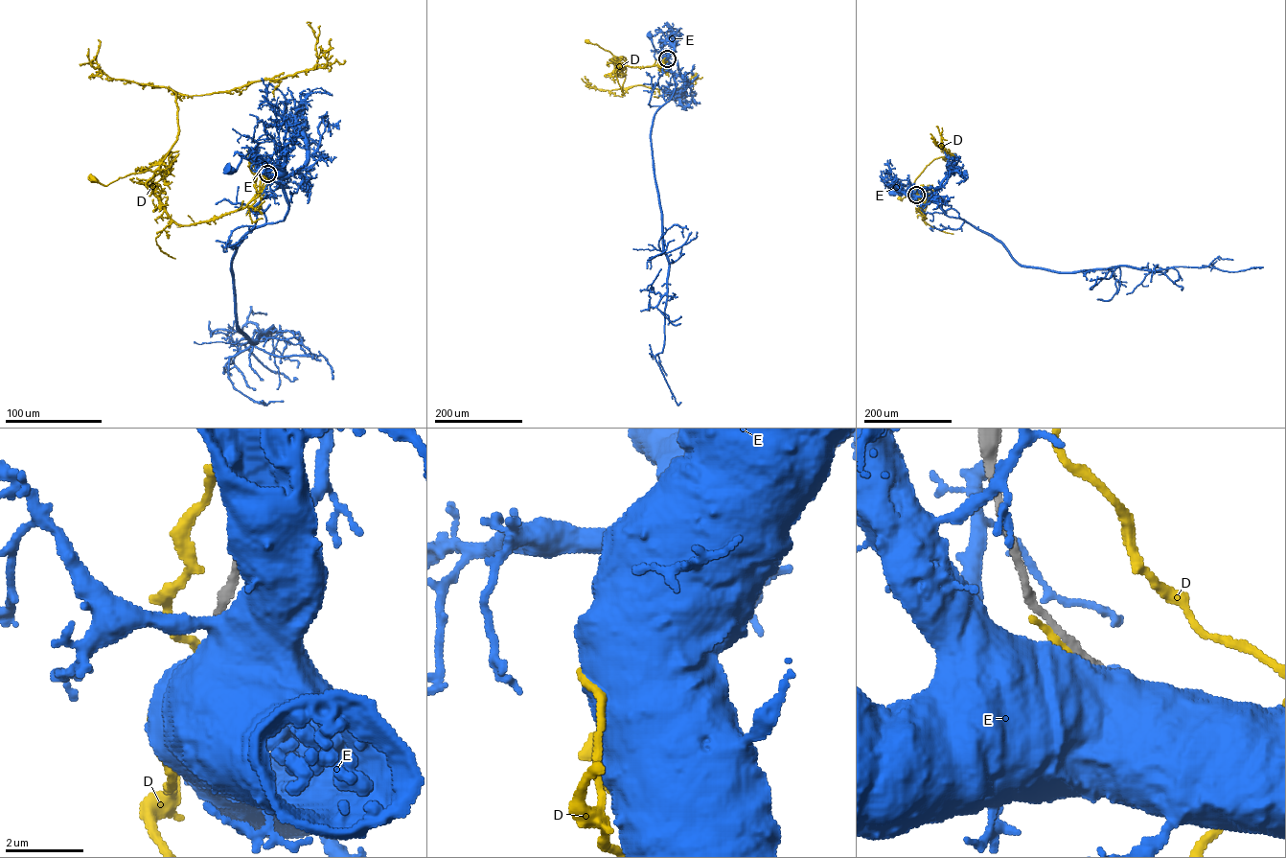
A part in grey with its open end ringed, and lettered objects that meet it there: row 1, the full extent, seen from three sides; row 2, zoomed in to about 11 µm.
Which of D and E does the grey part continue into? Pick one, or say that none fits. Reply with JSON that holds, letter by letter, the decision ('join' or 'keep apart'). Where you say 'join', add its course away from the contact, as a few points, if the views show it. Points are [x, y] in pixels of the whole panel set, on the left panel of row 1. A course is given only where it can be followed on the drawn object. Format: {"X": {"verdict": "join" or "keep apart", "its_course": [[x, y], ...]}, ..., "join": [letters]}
{"D": {"verdict": "keep apart"}, "E": {"verdict": "keep apart"}, "join": []}

